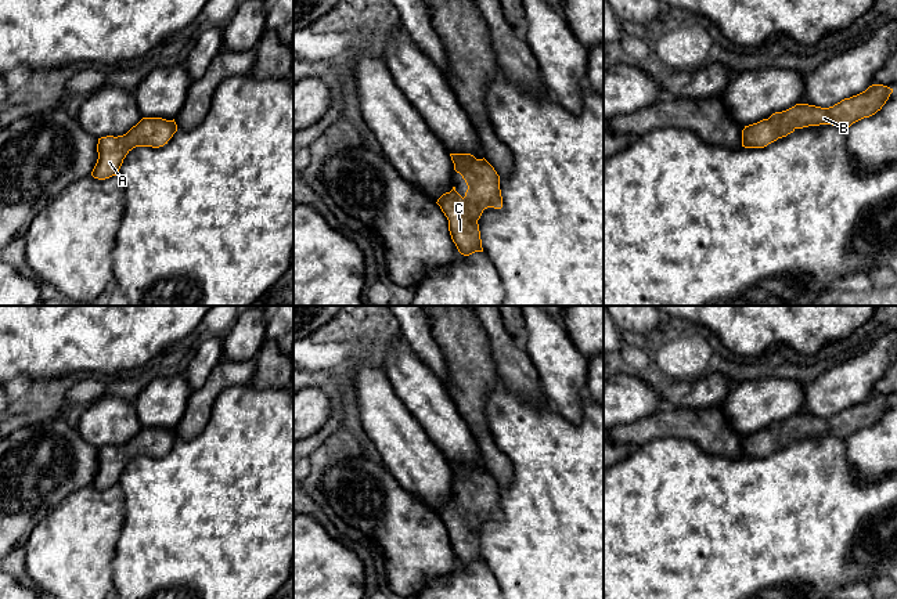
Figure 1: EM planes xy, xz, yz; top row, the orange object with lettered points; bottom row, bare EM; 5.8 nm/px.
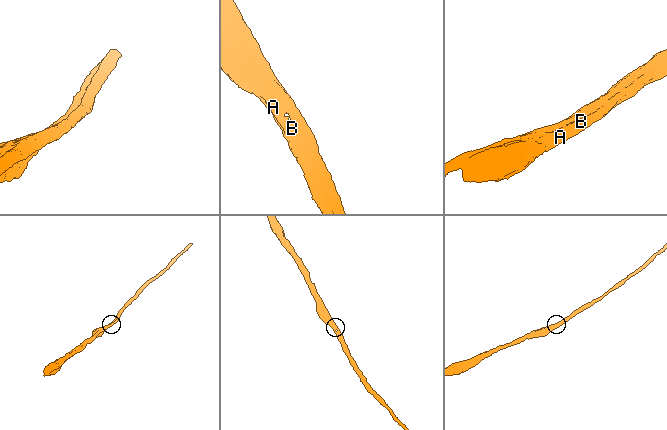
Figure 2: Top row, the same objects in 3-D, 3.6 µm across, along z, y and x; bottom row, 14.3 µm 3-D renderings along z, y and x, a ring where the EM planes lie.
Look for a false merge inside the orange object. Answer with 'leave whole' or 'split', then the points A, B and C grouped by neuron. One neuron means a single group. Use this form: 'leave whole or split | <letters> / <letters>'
leave whole | A B C

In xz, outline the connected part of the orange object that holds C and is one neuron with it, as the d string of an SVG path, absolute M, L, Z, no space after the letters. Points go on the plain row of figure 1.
M450 463L454 480L462 486L468 499L462 508L455 497L437 509L448 530L448 541L458 562L469 566L483 562L478 530L487 517L501 519L500 486L483 468L471 463Z

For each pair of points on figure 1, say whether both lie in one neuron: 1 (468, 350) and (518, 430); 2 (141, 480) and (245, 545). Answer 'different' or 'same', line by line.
1: different
2: same

